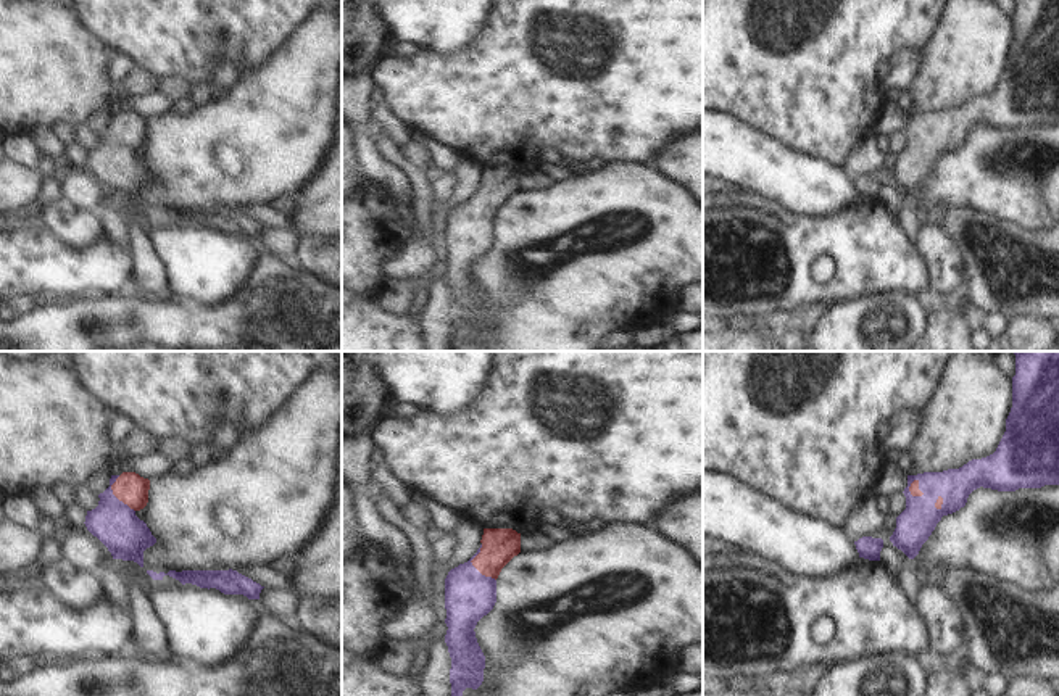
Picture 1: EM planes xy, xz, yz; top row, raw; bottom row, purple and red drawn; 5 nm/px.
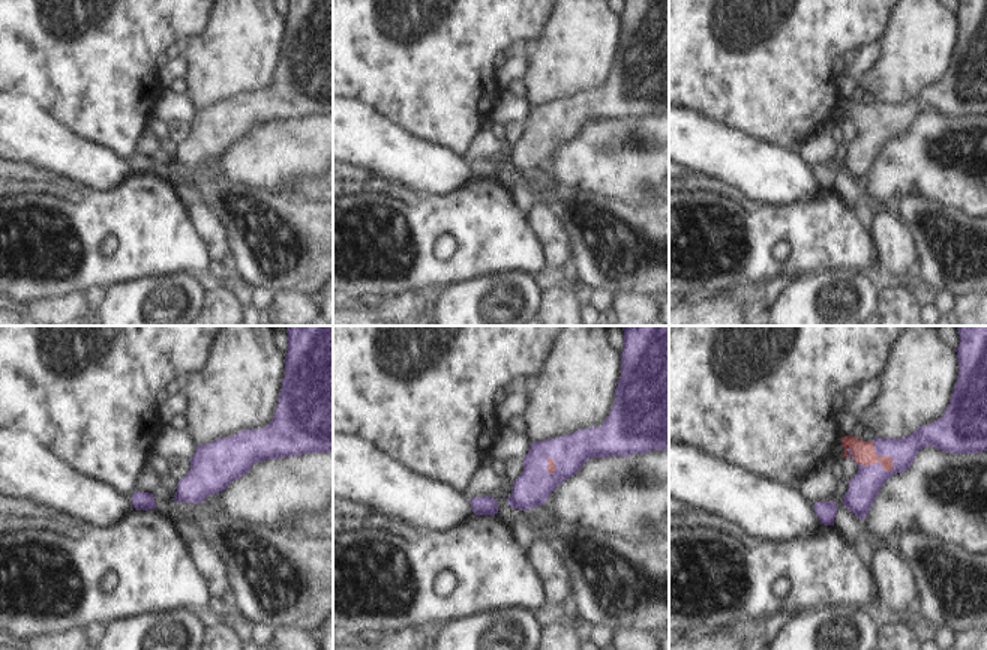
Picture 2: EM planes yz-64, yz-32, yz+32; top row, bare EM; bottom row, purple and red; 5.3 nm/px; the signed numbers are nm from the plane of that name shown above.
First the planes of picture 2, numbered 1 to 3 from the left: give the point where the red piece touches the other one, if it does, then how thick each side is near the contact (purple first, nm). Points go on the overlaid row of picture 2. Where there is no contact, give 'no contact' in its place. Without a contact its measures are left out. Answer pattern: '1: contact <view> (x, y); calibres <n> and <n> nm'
1: no contact
2: contact yz-32 (548, 466); calibres 190 and 50 nm
3: contact yz+32 (881, 464); calibres 160 and 120 nm

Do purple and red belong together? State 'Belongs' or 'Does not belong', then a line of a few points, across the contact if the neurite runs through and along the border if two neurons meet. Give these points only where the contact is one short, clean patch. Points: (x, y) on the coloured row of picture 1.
Belongs. Line: xz (469, 595), (473, 566), (498, 545).

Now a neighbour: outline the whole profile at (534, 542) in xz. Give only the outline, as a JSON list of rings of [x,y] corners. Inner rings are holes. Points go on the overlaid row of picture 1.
[[[540,530],[529,535],[521,535],[521,553],[545,551],[551,546],[554,546],[554,543]]]

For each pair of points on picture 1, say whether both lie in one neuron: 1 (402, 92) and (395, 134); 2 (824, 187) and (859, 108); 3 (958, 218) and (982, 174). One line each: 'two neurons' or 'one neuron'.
1: two neurons
2: two neurons
3: two neurons

